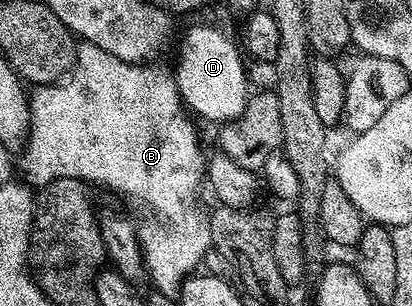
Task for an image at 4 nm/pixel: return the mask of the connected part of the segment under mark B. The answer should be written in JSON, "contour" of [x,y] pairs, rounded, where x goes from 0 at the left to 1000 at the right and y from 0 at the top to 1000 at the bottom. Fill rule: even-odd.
{"contour":[[[197,134],[184,154],[184,199],[194,216],[177,212],[167,232],[165,252],[143,275],[126,271],[117,281],[95,281],[80,291],[75,304],[73,340],[73,435],[70,454],[61,471],[58,493],[51,500],[44,542],[56,552],[61,588],[87,608],[85,614],[104,614],[117,608],[131,588],[170,585],[180,575],[175,536],[211,536],[209,562],[228,588],[243,588],[255,601],[316,644],[333,647],[345,670],[359,683],[359,703],[350,716],[337,716],[335,761],[340,768],[340,804],[352,824],[379,817],[379,859],[367,859],[364,908],[379,922],[427,922],[444,925],[447,912],[468,892],[466,882],[495,843],[502,817],[517,814],[515,761],[505,742],[507,703],[485,690],[485,673],[476,663],[476,644],[485,634],[483,595],[493,598],[500,582],[500,503],[485,493],[485,451],[476,441],[476,412],[456,389],[459,363],[442,343],[434,288],[427,281],[427,248],[415,225],[408,229],[391,209],[333,209],[328,203],[299,203],[277,183],[267,183],[267,170],[257,170],[248,157],[238,157],[228,144]]]}

